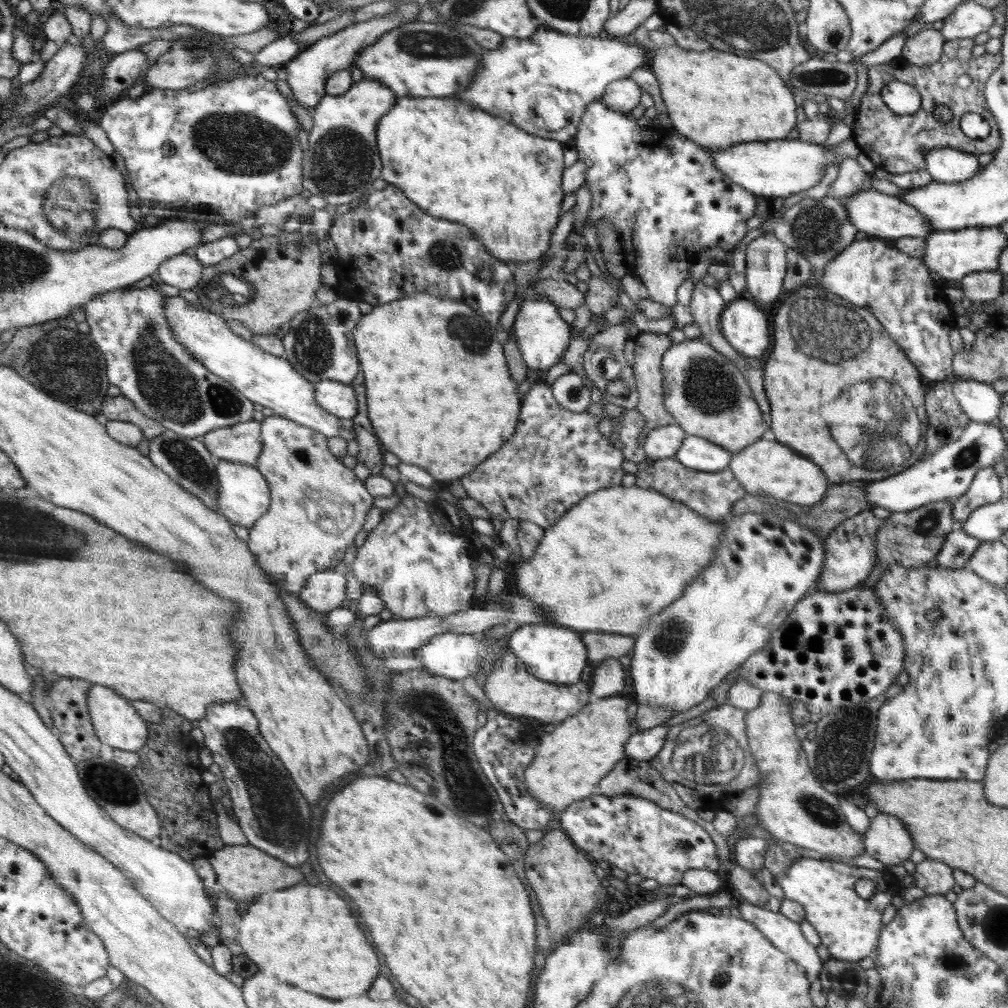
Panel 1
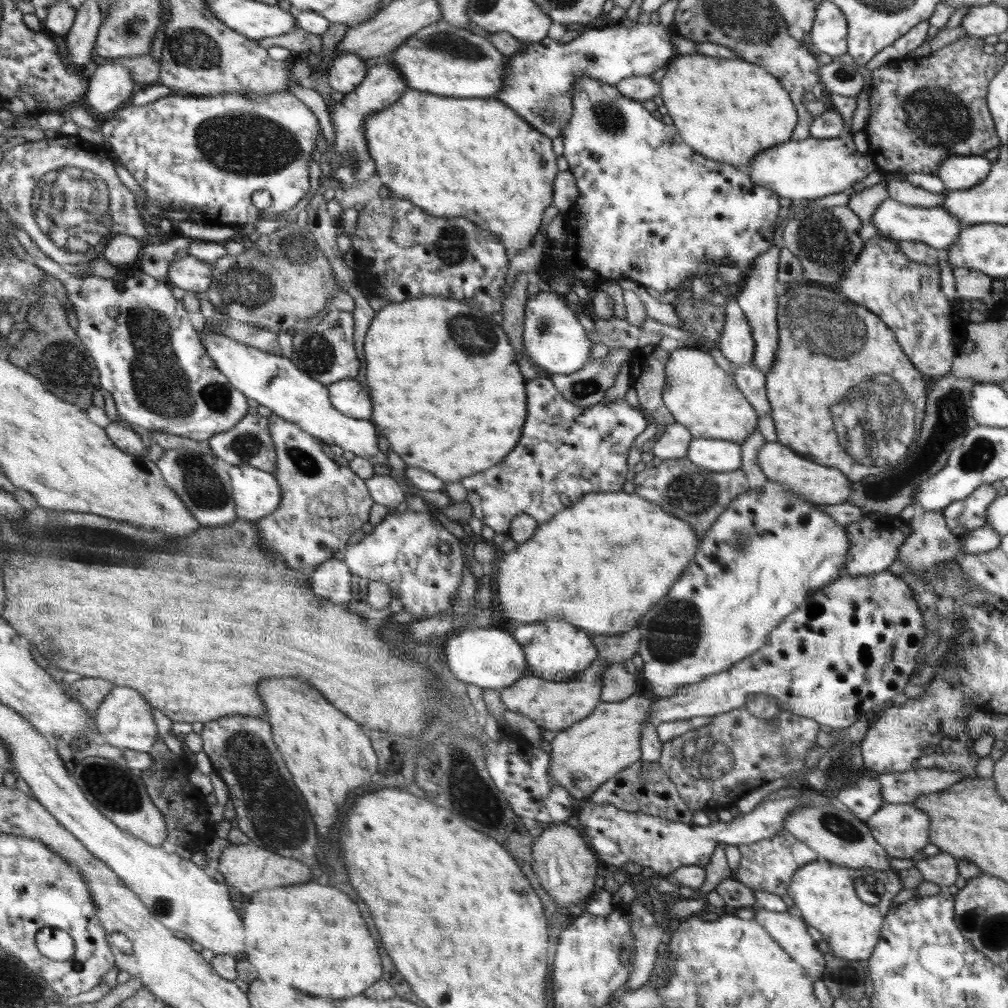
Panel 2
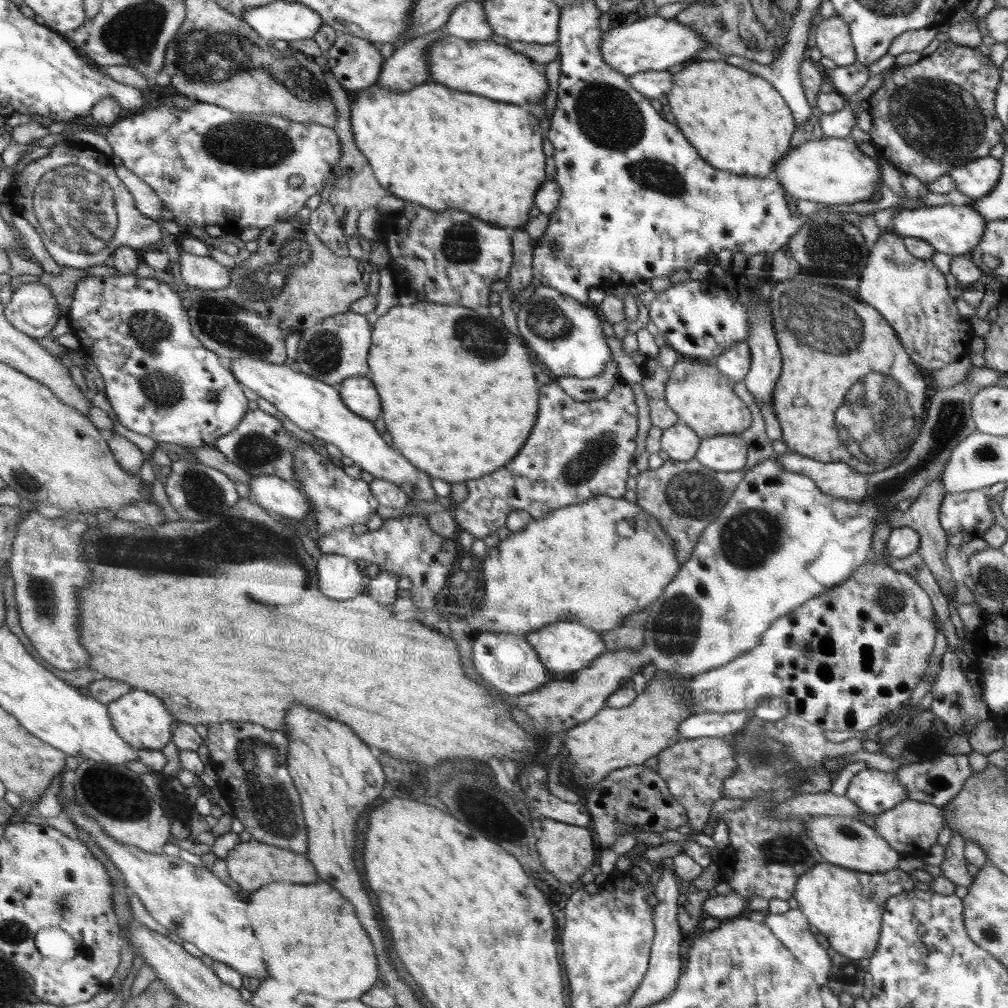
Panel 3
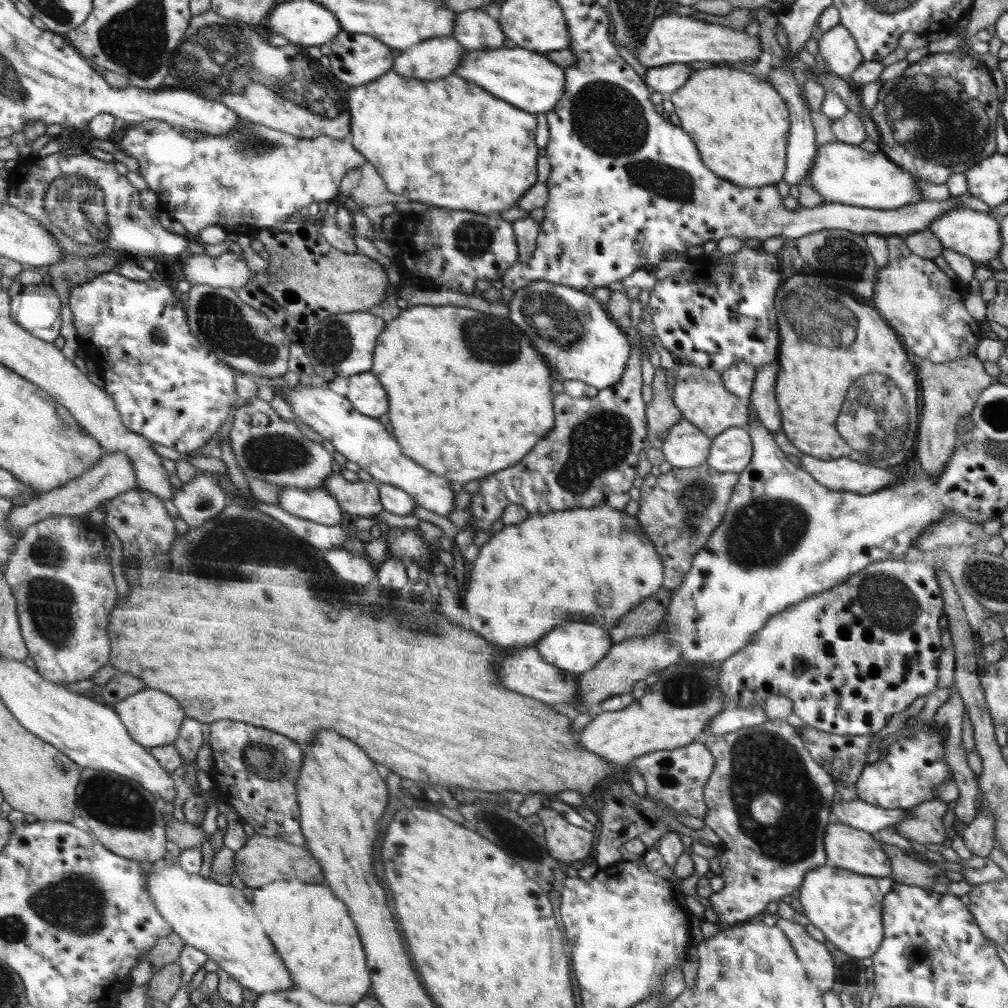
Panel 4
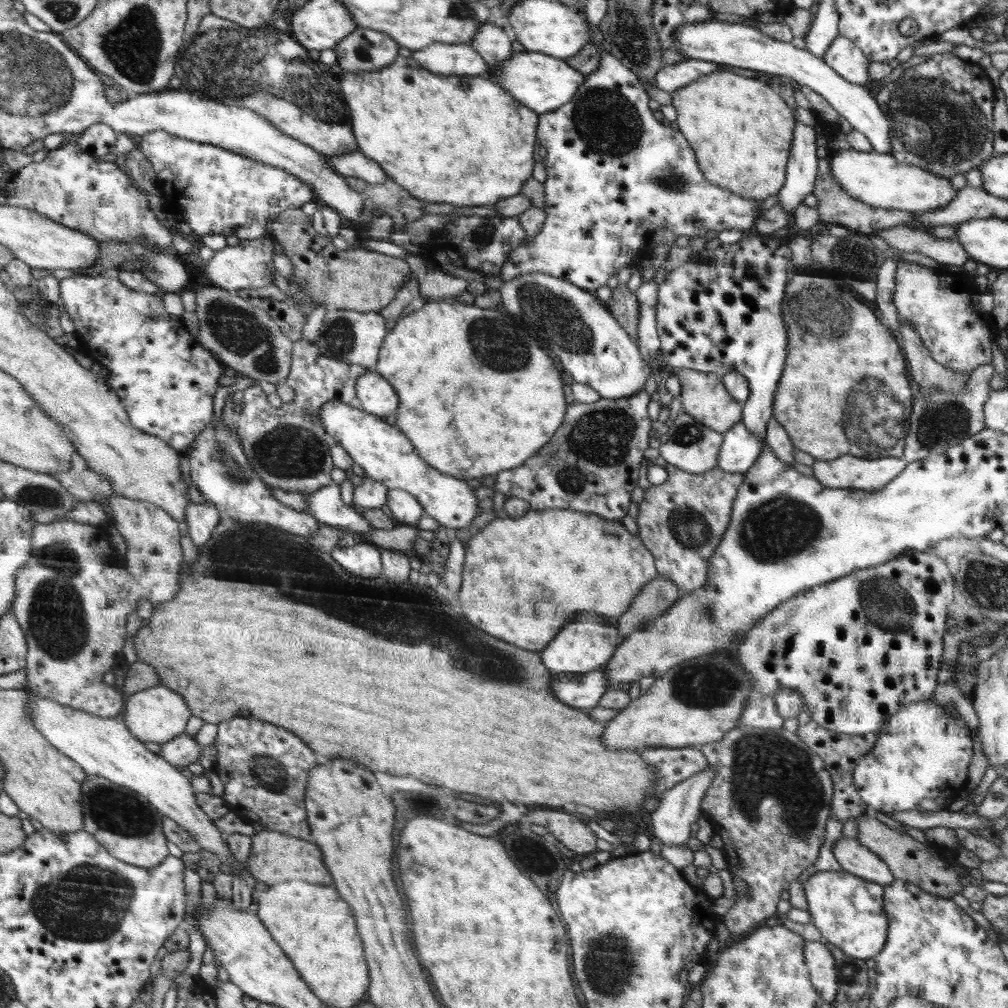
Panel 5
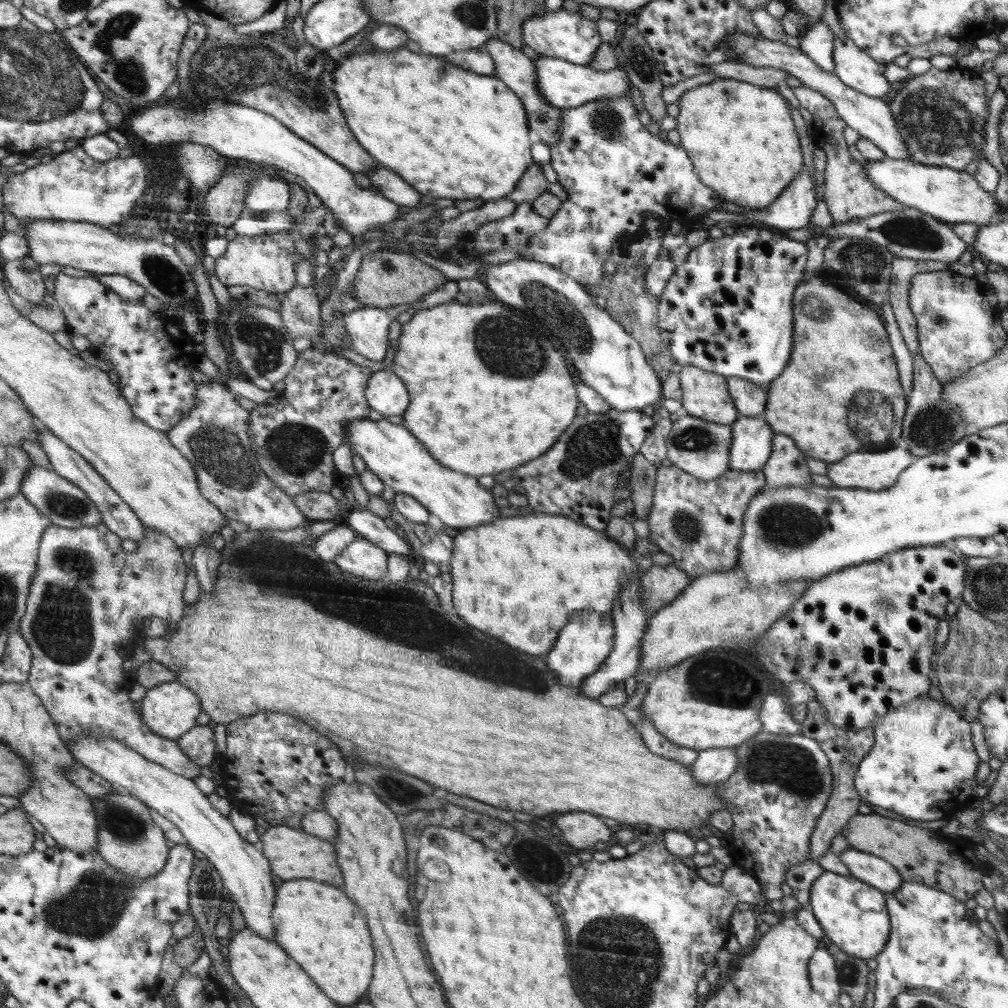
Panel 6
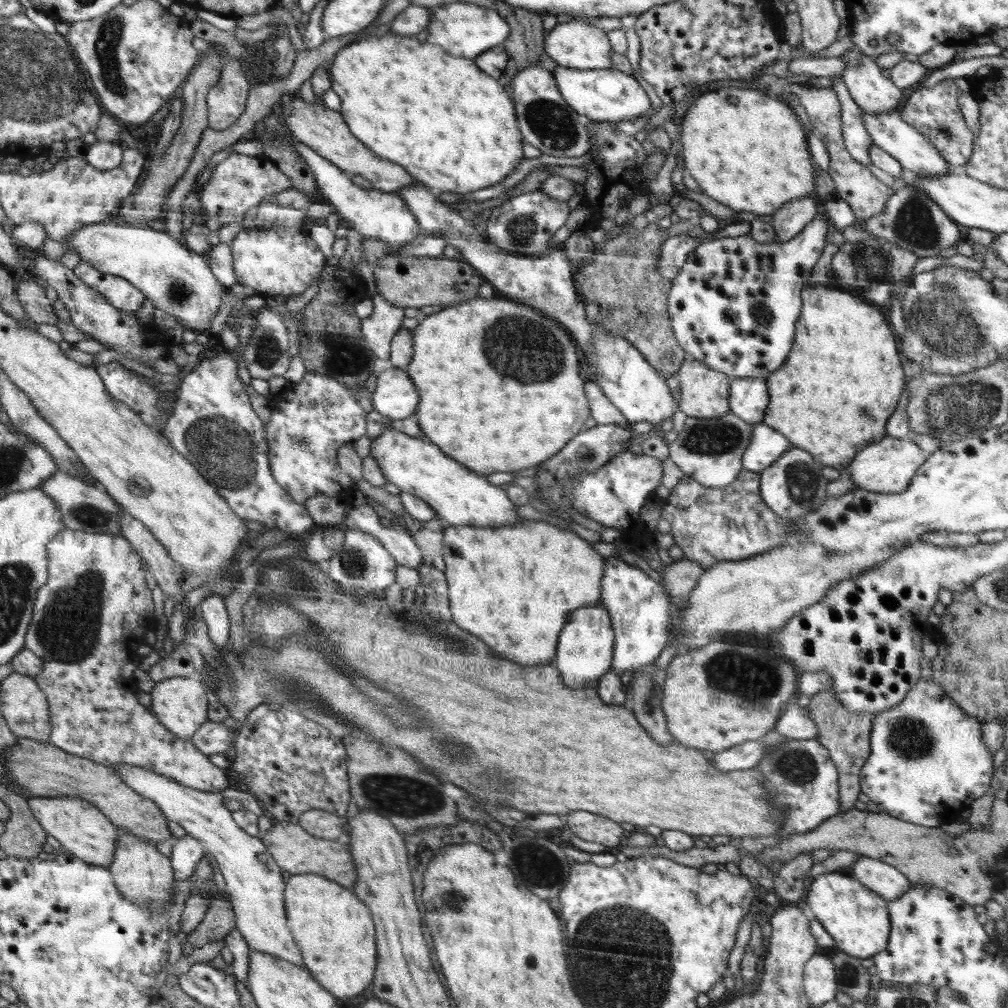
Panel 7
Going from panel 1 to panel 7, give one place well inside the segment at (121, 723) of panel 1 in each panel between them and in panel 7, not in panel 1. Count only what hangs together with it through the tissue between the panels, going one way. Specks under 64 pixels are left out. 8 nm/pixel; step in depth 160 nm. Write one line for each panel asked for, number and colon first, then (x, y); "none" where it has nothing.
2: (124, 719)
3: (142, 718)
4: (153, 717)
5: (160, 714)
6: (170, 709)
7: (180, 703)

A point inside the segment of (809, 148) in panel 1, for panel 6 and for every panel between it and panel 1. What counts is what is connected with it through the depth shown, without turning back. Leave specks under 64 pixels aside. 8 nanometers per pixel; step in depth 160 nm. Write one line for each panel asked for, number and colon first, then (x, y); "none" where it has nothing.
2: (799, 170)
3: (833, 170)
4: (842, 173)
5: (879, 179)
6: (950, 195)

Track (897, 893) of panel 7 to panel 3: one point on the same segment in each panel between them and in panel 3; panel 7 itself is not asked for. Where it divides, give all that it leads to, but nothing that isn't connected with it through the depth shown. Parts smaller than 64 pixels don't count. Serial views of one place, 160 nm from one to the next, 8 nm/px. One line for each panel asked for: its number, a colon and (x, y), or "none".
3: (845, 841)
4: (852, 849)
5: (854, 857)
6: (877, 872)

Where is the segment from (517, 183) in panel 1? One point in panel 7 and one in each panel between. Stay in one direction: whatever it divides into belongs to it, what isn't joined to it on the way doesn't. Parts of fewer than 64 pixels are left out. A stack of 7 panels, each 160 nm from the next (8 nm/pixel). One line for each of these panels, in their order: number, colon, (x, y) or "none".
2: (443, 153)
3: (483, 156)
4: (406, 127)
5: (429, 132)
6: (438, 126)
7: (449, 123)

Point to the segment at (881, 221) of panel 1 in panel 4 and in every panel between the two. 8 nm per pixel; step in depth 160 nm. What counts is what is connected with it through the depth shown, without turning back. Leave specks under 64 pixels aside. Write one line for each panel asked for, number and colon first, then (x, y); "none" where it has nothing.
2: (935, 226)
3: (953, 229)
4: (975, 234)

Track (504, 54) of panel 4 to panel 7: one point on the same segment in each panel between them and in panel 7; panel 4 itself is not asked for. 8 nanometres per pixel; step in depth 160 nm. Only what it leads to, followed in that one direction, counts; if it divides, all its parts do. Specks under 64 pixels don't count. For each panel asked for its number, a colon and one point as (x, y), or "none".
5: (545, 83)
6: (565, 85)
7: (605, 95)

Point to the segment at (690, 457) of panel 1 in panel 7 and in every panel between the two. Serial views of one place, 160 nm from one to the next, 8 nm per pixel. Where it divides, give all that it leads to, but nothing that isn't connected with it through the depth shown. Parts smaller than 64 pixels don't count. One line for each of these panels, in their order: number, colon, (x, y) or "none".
2: (715, 455)
3: (725, 453)
4: (731, 451)
5: (741, 448)
6: (753, 441)
7: (768, 445)

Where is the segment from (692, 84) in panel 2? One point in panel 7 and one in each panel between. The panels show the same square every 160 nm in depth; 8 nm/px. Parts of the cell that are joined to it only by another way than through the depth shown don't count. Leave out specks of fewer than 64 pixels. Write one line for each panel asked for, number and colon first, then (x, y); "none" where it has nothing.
3: (738, 121)
4: (740, 124)
5: (741, 130)
6: (740, 137)
7: (751, 155)

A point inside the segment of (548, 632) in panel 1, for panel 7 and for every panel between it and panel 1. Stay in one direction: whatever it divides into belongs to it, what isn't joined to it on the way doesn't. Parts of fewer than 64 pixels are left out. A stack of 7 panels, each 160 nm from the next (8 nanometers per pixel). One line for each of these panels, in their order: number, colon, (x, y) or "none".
2: (556, 651)
3: (566, 646)
4: (577, 647)
5: (586, 646)
6: (588, 640)
7: (585, 653)

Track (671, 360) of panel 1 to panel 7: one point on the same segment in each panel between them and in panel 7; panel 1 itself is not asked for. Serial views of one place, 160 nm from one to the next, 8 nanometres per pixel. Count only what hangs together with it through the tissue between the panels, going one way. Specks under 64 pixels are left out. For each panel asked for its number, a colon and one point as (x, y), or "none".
2: (702, 396)
3: (703, 397)
4: (699, 393)
5: (704, 395)
6: (705, 395)
7: (704, 392)

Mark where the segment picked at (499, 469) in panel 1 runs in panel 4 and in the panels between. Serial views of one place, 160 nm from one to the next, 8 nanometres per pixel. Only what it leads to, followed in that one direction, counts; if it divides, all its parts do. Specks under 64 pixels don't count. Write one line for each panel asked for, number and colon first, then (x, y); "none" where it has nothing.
2: (565, 452)
3: (576, 451)
4: (589, 458)

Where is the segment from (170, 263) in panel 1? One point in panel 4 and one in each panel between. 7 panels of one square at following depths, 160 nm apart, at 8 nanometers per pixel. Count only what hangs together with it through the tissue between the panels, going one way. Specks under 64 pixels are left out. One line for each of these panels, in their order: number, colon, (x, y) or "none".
2: (191, 274)
3: (202, 272)
4: (228, 270)

